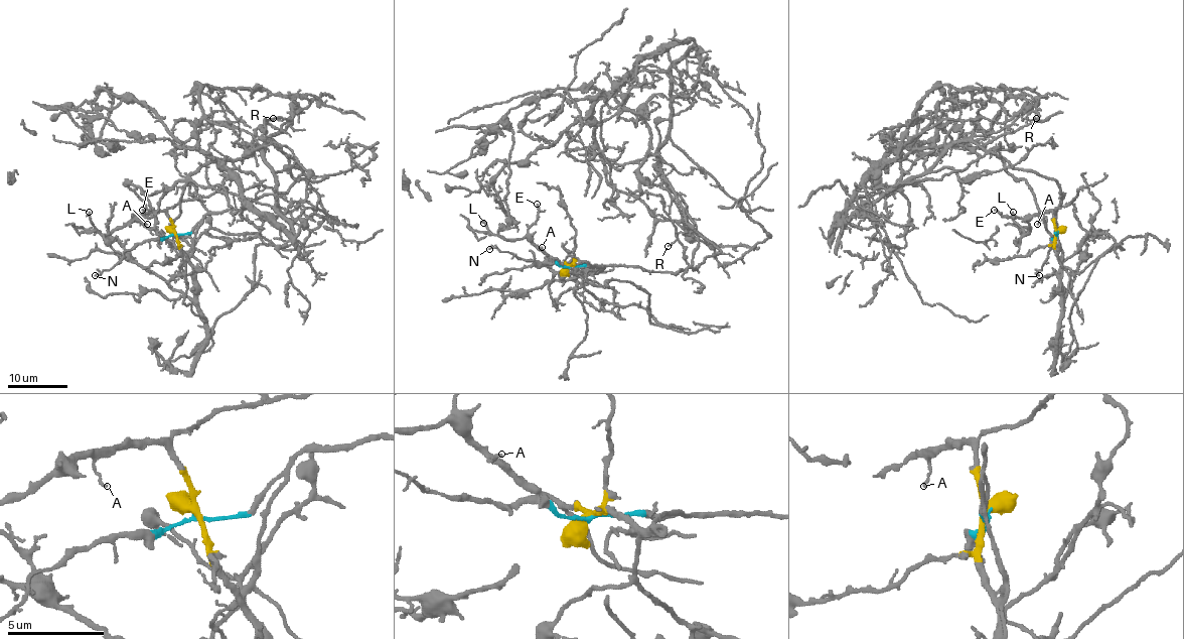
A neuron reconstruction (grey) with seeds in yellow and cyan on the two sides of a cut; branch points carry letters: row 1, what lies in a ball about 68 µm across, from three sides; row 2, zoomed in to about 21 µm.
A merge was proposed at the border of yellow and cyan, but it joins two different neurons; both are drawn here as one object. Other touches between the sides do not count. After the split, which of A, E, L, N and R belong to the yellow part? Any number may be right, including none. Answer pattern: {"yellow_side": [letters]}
{"yellow_side": ["A", "E", "L"]}

